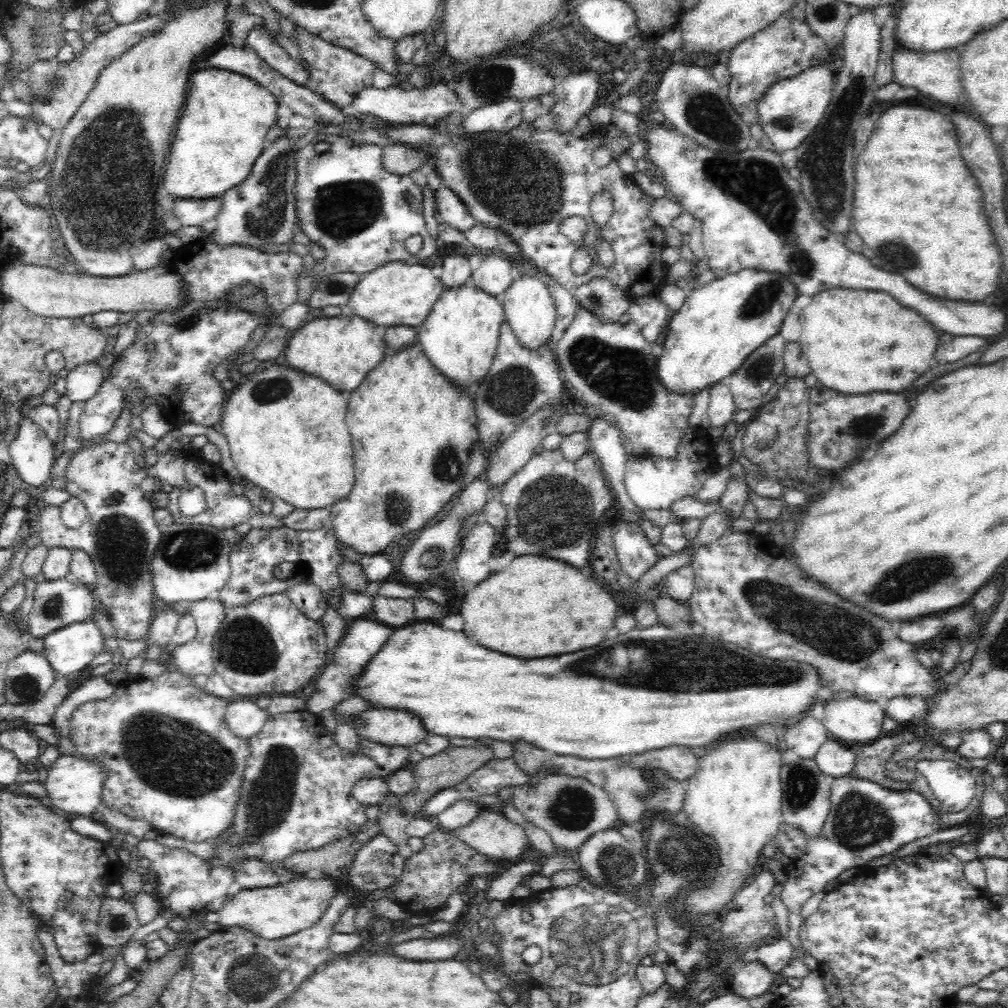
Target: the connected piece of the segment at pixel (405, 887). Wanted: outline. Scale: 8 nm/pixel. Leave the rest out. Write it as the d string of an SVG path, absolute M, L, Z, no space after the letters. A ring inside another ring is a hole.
M436 827L433 832L422 838L422 848L409 853L405 859L402 876L385 889L384 900L400 906L409 916L432 916L446 907L449 896L455 892L463 895L472 886L474 876L488 880L499 875L502 870L499 860L483 855Z

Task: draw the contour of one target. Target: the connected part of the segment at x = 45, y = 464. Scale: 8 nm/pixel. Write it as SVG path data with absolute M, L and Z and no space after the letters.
M24 417L24 420L21 420L16 440L9 446L9 457L25 487L44 488L49 485L50 478L48 474L56 458L55 450L45 435L43 428L36 424L32 418Z

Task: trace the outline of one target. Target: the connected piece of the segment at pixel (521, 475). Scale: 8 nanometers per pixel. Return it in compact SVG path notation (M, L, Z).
M559 449L533 454L532 458L504 483L501 502L507 513L506 525L497 532L500 546L498 549L496 544L497 555L510 553L514 557L544 556L546 559L570 564L582 572L589 571L590 549L595 531L602 524L604 514L616 506L615 495L607 485L594 455L587 452L580 460L568 461Z

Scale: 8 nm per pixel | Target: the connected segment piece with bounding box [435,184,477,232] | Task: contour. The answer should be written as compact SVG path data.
M444 184L439 185L435 193L435 203L440 209L444 221L460 232L470 230L477 225L477 221L467 210L467 206L450 187Z

